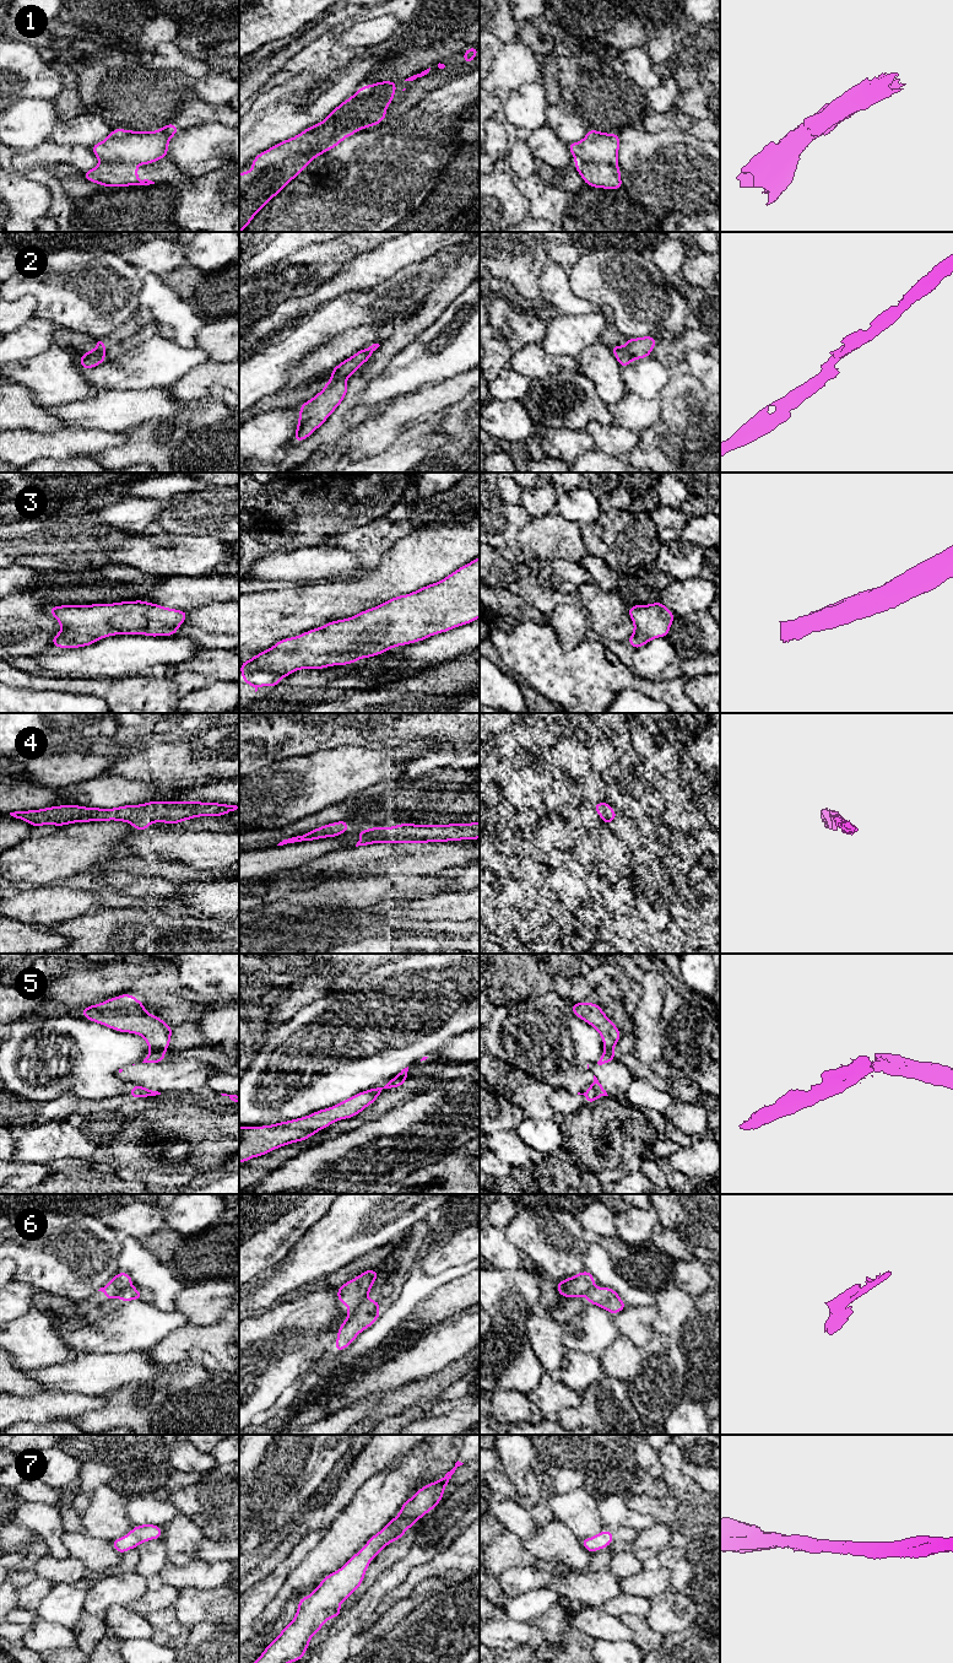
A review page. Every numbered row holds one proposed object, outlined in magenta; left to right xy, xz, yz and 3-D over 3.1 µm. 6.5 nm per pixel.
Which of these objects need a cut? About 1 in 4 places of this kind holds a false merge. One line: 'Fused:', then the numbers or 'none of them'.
Fused: 1, 2, 5, 6

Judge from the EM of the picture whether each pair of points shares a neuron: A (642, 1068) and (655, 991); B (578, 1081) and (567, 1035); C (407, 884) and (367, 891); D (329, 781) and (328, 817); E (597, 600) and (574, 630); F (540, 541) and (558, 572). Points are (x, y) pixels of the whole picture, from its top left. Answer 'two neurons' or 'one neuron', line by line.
A: two neurons
B: one neuron
C: one neuron
D: two neurons
E: two neurons
F: two neurons

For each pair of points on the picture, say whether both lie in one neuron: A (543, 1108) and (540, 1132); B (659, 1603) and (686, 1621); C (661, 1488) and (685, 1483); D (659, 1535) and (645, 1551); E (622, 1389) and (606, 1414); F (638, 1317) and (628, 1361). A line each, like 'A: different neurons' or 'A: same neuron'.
A: different neurons
B: same neuron
C: different neurons
D: same neuron
E: same neuron
F: different neurons

